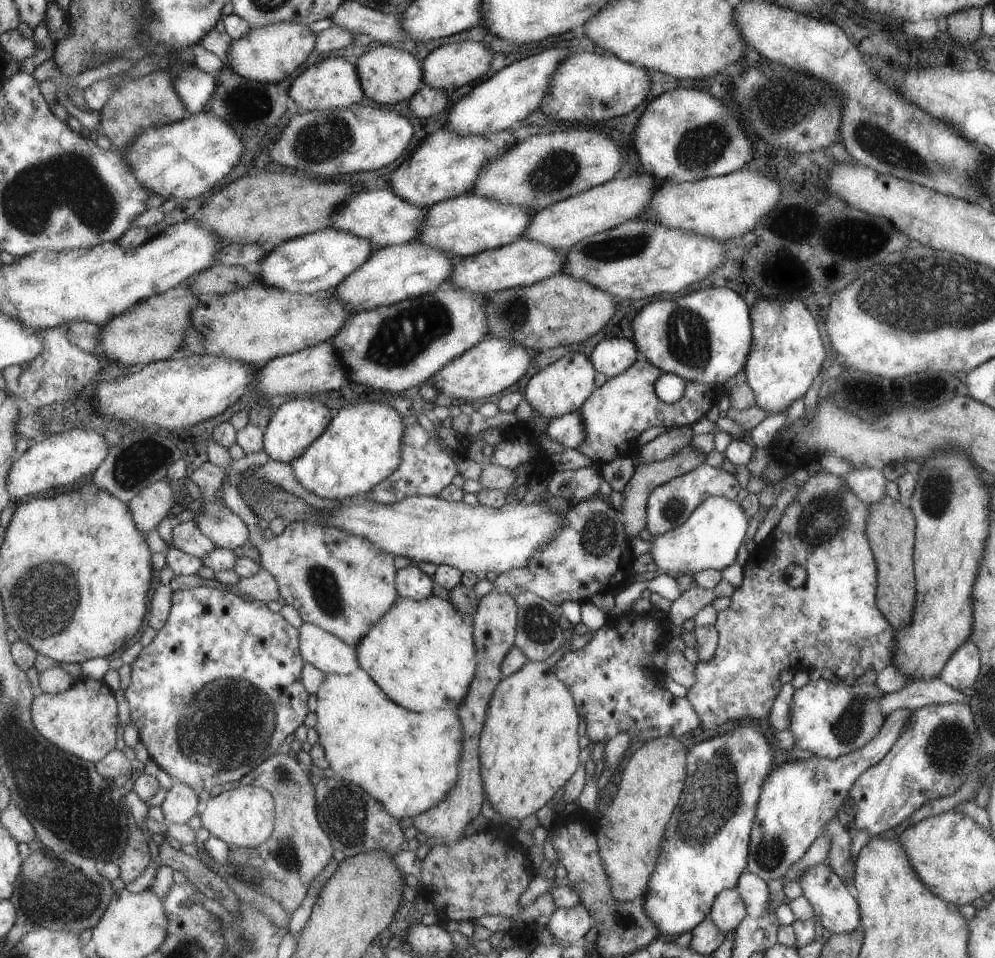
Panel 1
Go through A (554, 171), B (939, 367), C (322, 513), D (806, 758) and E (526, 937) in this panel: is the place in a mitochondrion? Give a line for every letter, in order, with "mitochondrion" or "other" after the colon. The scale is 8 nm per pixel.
A: mitochondrion
B: other
C: other
D: other
E: other

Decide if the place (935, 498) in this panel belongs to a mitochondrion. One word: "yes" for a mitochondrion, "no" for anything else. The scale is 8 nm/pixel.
yes

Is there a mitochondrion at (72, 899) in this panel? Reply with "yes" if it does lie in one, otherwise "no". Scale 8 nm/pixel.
yes

